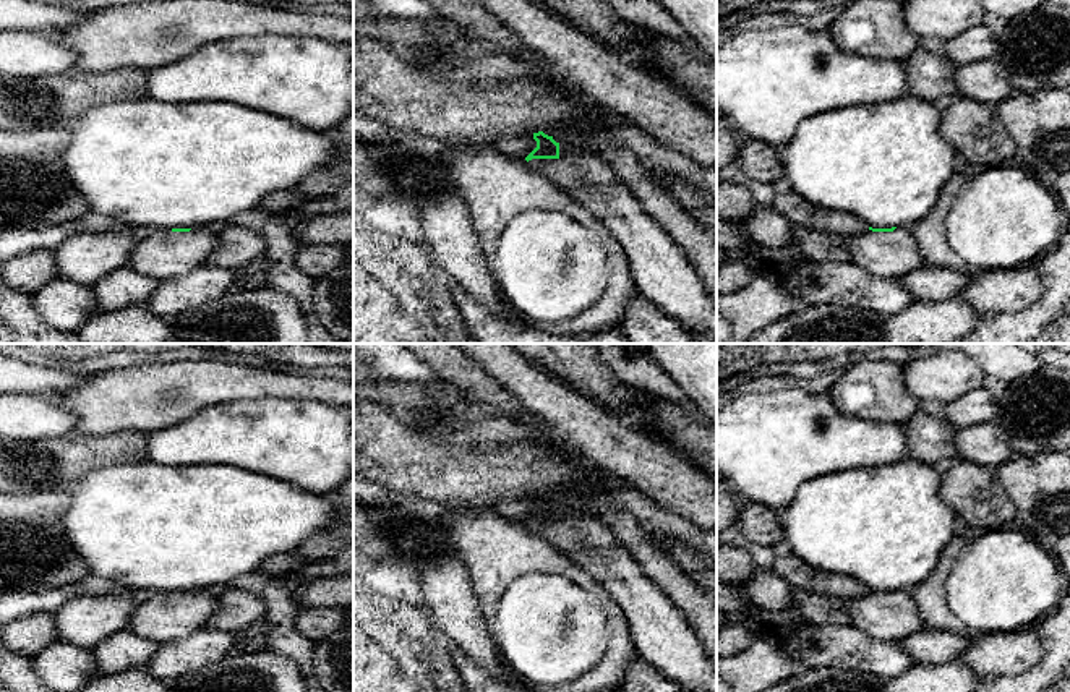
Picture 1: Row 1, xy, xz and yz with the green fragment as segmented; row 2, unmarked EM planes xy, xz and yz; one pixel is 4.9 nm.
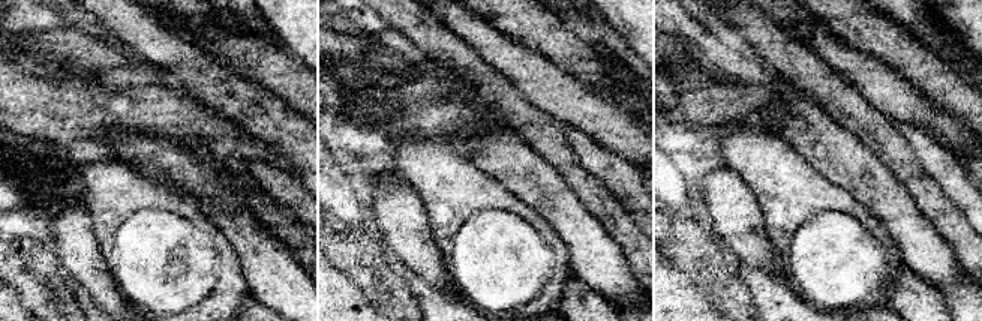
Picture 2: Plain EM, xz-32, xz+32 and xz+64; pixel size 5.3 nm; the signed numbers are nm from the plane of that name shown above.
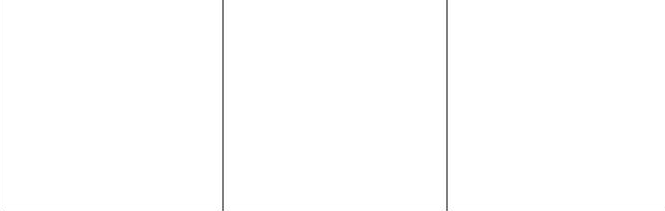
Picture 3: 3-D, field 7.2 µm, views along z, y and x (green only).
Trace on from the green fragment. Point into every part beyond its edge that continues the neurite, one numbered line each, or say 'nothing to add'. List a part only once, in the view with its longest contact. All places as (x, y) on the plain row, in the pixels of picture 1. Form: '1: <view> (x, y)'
1: xz (660, 632)

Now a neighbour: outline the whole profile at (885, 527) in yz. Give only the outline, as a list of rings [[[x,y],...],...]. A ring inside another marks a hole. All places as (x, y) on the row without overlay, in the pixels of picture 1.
[[[911,457],[851,468],[804,481],[790,506],[778,512],[781,548],[796,554],[812,570],[848,575],[872,592],[913,590],[932,572],[958,523],[953,509],[939,496],[942,473]]]

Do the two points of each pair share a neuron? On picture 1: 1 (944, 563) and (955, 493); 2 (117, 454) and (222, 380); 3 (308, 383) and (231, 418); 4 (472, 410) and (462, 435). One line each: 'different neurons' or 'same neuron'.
1: different neurons
2: different neurons
3: different neurons
4: same neuron

